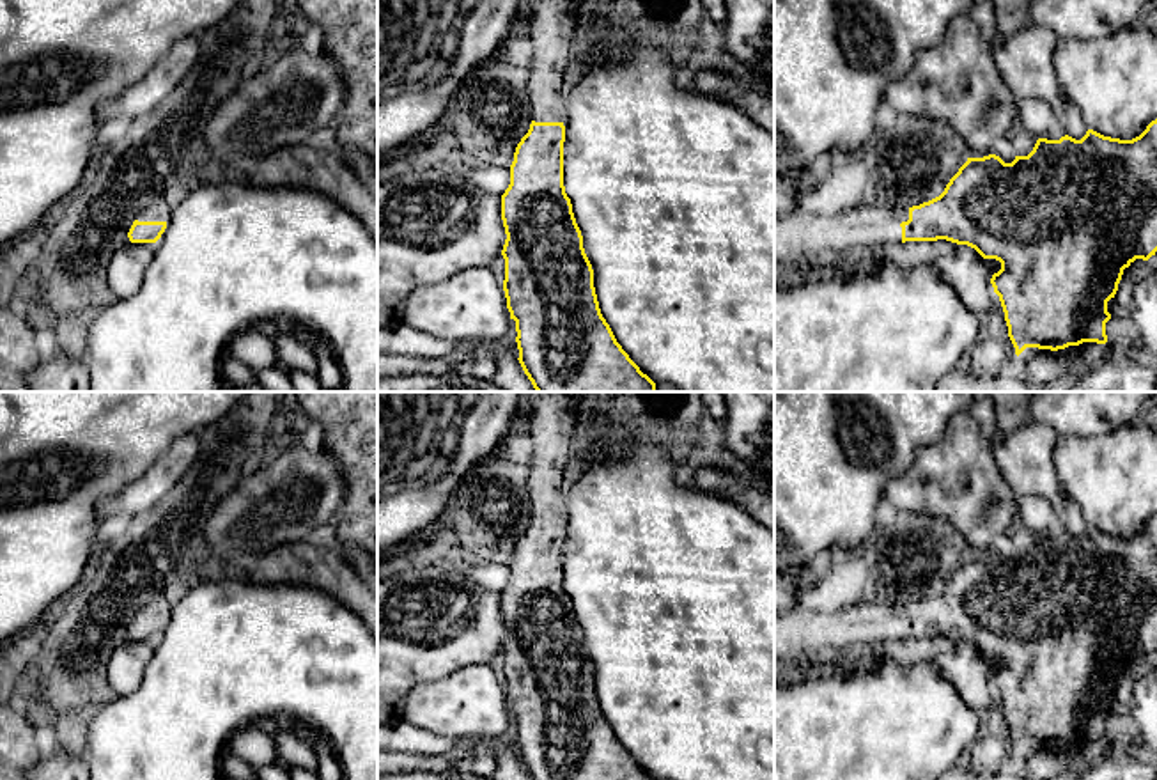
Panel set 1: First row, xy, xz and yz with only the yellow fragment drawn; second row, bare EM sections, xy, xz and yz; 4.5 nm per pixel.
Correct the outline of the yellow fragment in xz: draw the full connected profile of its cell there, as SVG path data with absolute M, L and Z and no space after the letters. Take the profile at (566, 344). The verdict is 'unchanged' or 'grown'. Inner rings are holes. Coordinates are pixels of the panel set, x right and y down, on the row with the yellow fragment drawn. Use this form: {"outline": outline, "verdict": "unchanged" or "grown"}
{"outline": "M526 0L533 46L532 124L516 147L510 184L501 195L505 227L503 291L516 321L519 363L537 392L657 392L617 342L601 314L594 269L563 186L565 90L571 80L574 0Z", "verdict": "grown"}

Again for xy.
{"outline": "M170 200L145 207L133 222L128 238L131 243L156 243L167 229Z", "verdict": "grown"}

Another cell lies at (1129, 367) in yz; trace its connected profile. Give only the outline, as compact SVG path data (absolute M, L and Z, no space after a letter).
M1132 340L1127 346L1106 344L1091 369L1067 392L1155 392L1155 358Z

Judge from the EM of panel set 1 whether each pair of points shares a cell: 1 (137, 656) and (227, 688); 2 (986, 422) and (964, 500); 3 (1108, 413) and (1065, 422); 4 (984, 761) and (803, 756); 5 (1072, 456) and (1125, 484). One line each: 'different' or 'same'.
1: different
2: different
3: same
4: different
5: same

